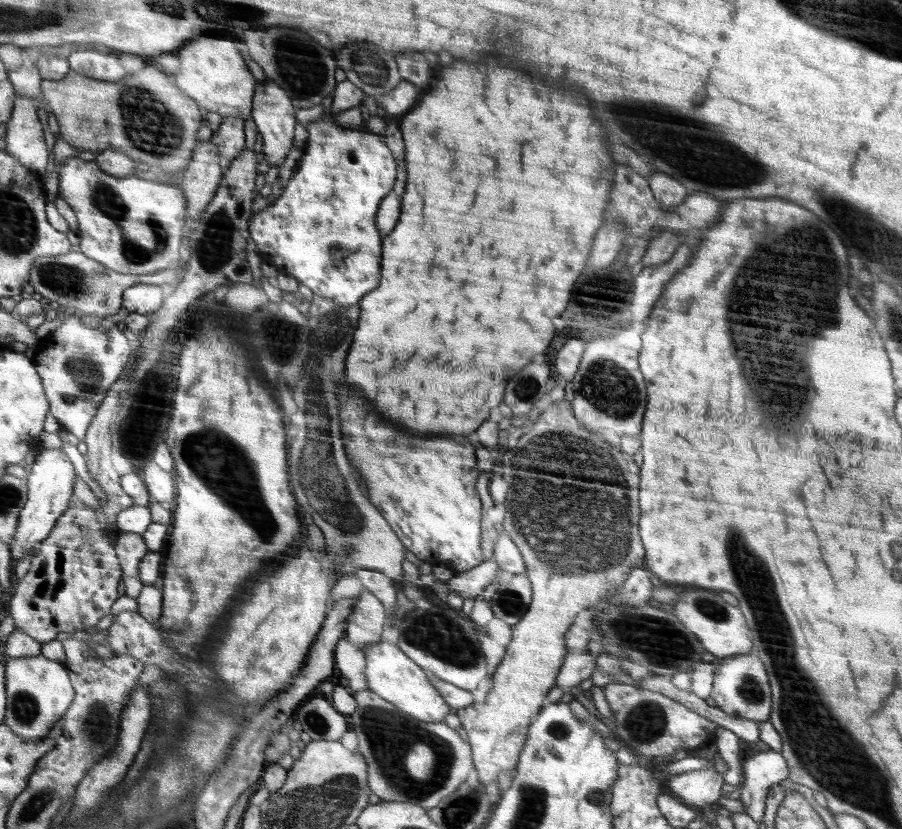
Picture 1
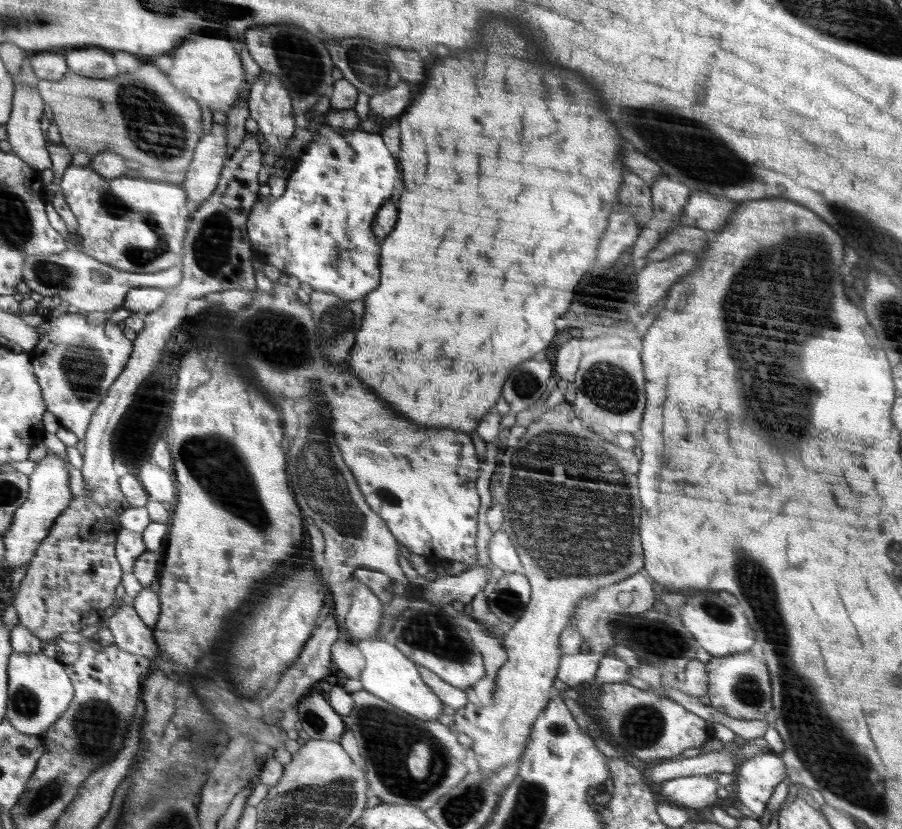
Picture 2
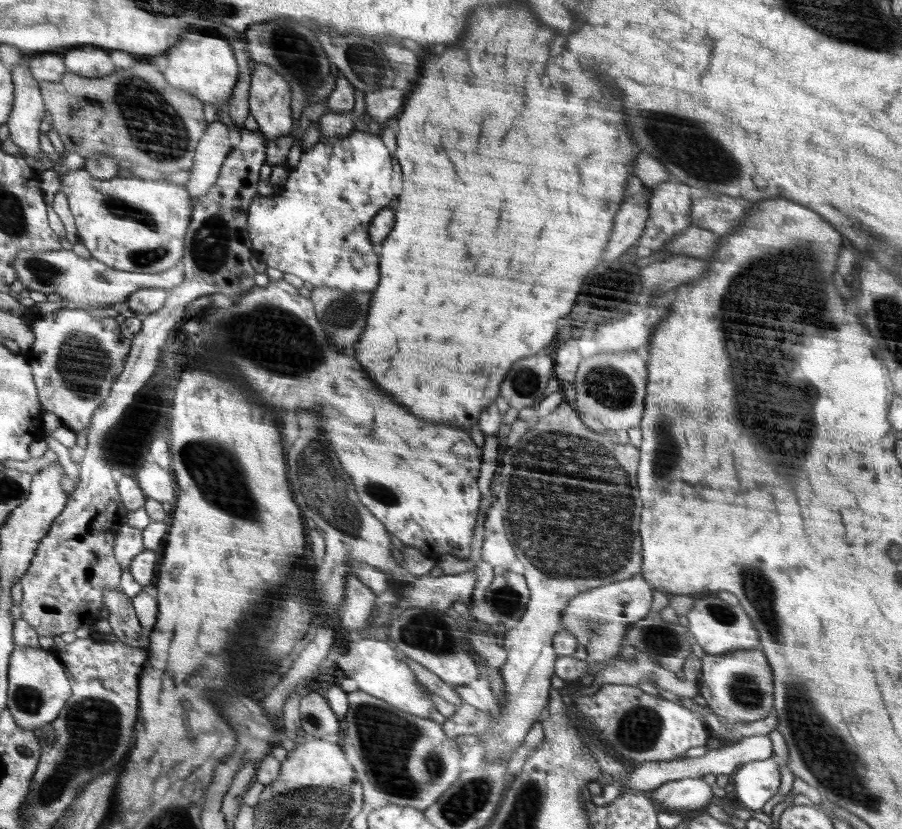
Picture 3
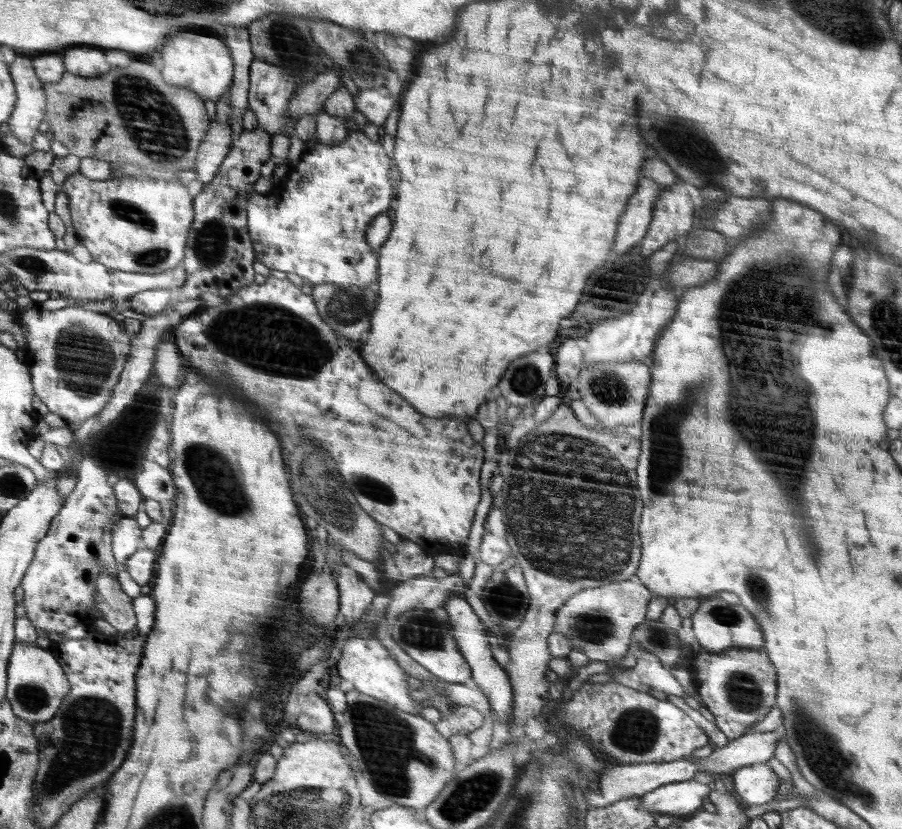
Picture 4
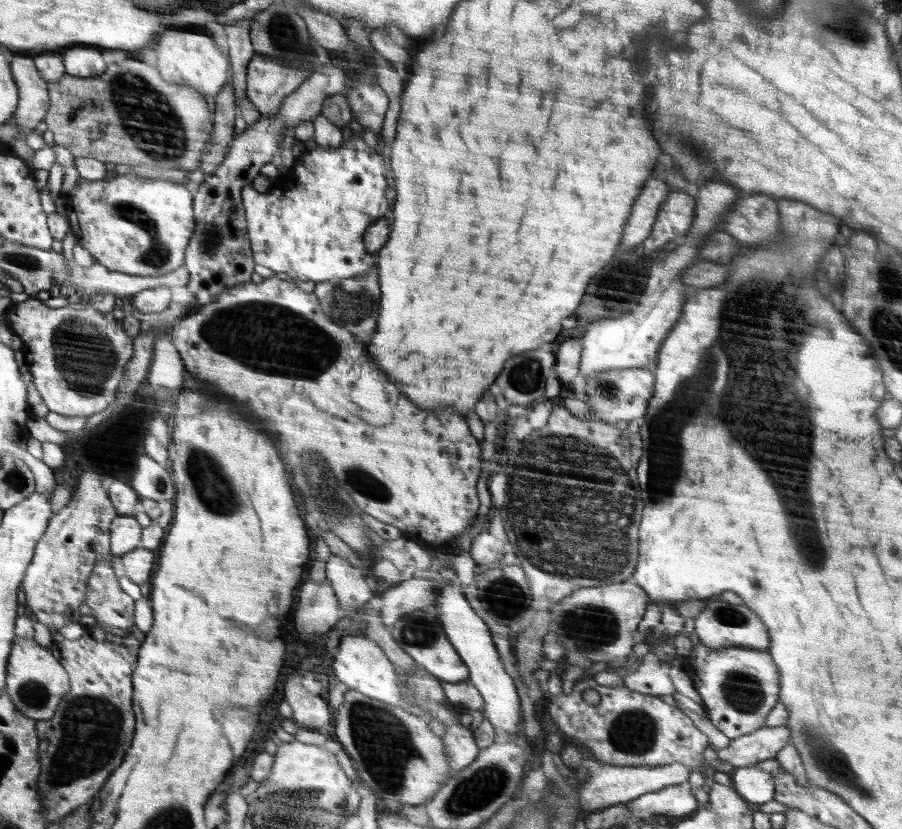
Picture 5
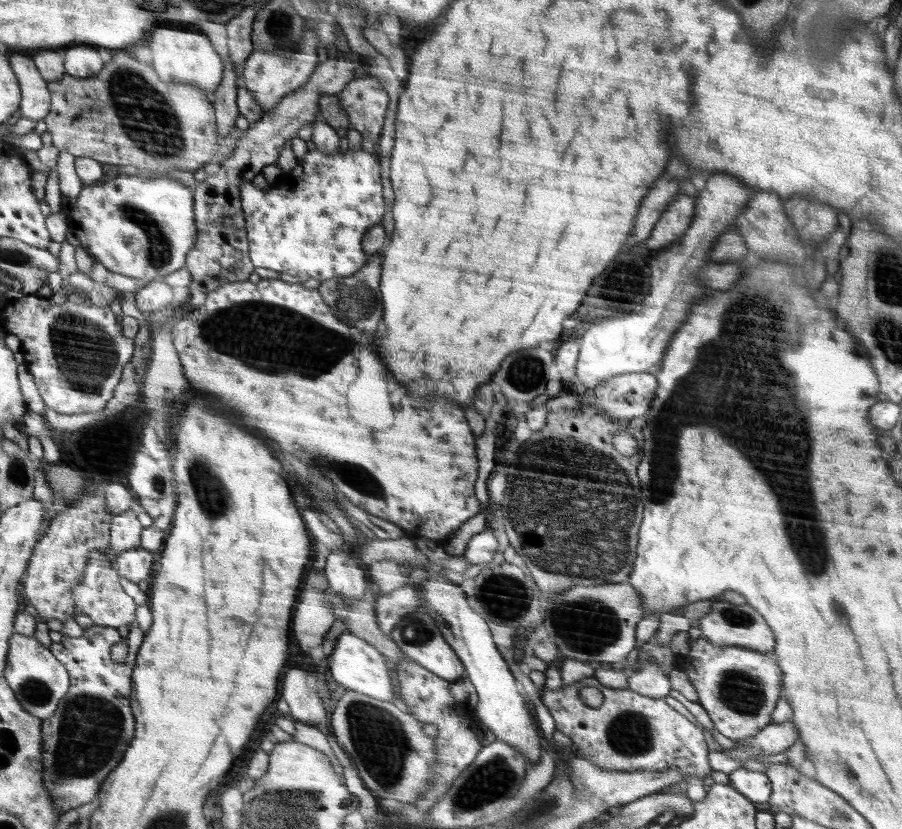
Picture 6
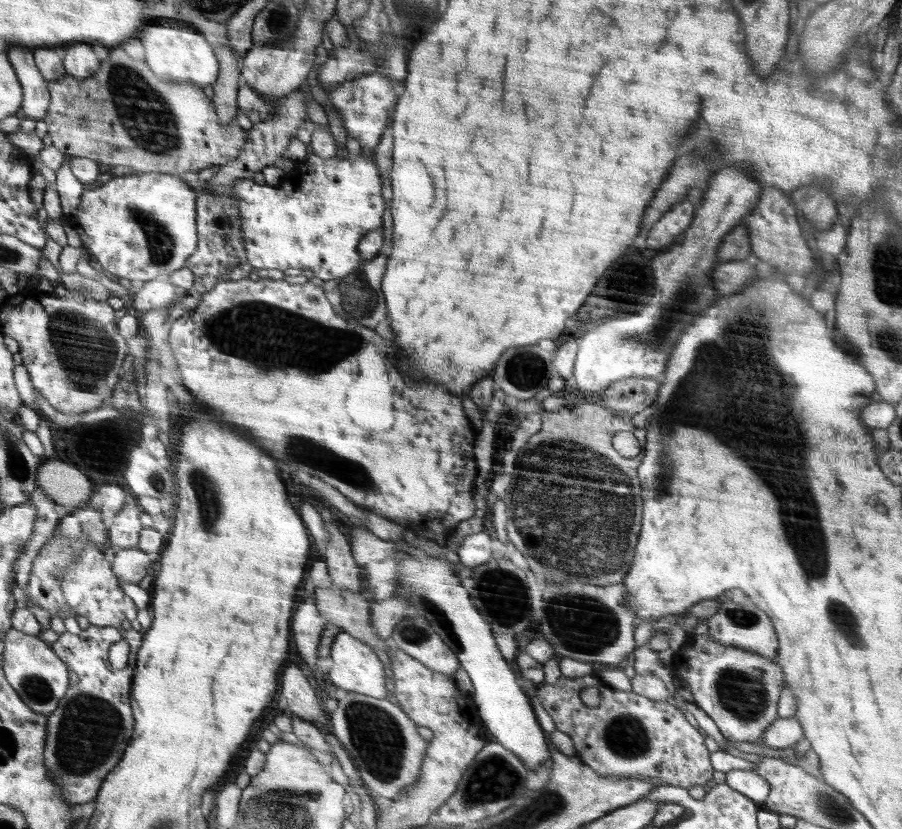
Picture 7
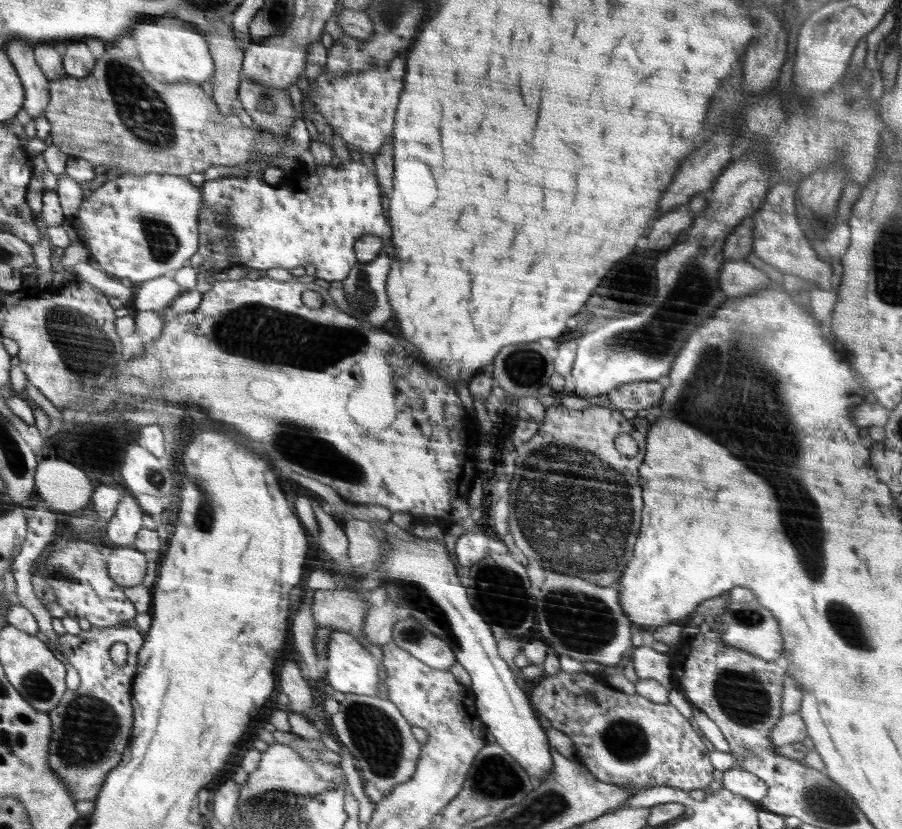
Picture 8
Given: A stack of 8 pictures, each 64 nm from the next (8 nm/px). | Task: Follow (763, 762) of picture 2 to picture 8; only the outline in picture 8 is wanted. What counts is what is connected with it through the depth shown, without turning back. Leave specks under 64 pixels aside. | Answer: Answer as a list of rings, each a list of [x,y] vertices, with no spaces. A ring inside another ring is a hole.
[[[740,767],[723,772],[723,787],[740,794],[750,801],[762,801],[768,792],[768,784],[757,775]]]

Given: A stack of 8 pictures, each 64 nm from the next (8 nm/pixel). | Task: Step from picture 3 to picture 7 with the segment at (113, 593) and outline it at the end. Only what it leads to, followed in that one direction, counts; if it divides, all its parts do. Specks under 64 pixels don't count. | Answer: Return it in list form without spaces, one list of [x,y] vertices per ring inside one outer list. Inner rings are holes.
[[[89,546],[81,557],[69,568],[69,573],[61,578],[65,587],[66,599],[78,615],[85,616],[96,626],[126,627],[137,624],[139,606],[124,588],[121,579],[113,569],[113,562],[106,558],[104,549]]]

